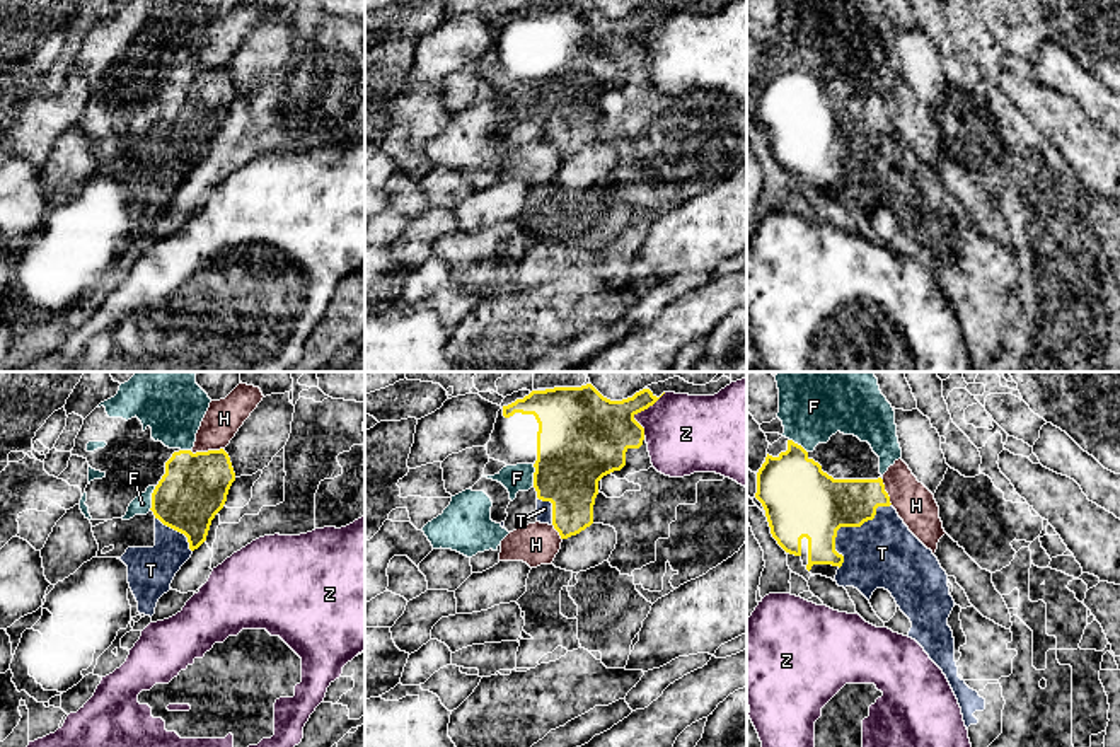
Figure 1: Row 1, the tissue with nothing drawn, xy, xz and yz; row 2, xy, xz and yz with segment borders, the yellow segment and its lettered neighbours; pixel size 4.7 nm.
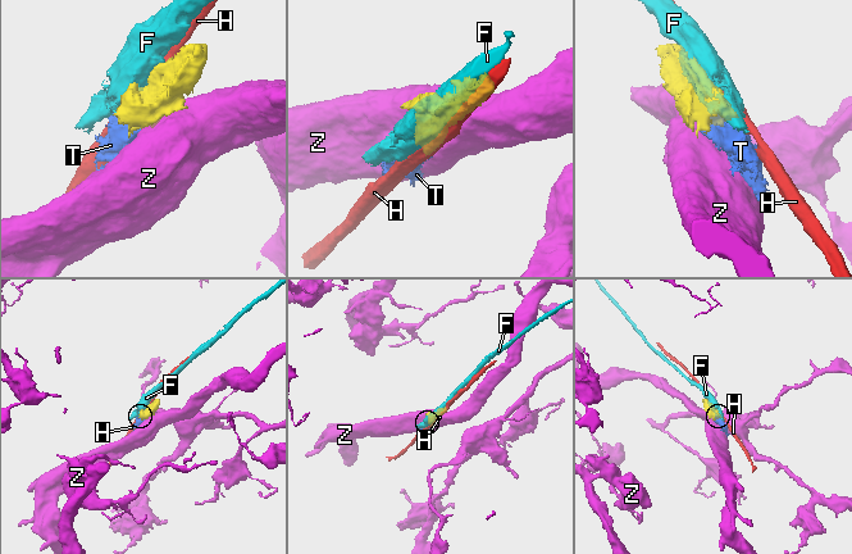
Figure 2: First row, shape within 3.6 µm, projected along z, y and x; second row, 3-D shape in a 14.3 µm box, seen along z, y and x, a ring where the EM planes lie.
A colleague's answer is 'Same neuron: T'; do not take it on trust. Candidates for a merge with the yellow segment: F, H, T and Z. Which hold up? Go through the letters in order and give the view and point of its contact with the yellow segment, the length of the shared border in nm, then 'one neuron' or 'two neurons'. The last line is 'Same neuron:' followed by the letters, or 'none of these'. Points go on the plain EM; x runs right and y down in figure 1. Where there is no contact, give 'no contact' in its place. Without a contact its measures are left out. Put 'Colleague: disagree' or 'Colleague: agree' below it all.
F: meets yellow in xy at (152, 116); contact 120 nm long; two neurons
H: meets yellow in xy at (205, 70); contact 160 nm long; two neurons
T: meets yellow in yz at (848, 144); contact 400 nm long; one neuron
Z: meets yellow in xz at (640, 29); contact 240 nm long; two neurons
Same neuron: T
Colleague: agree

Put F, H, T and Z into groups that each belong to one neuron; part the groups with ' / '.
F / H / T / Z

